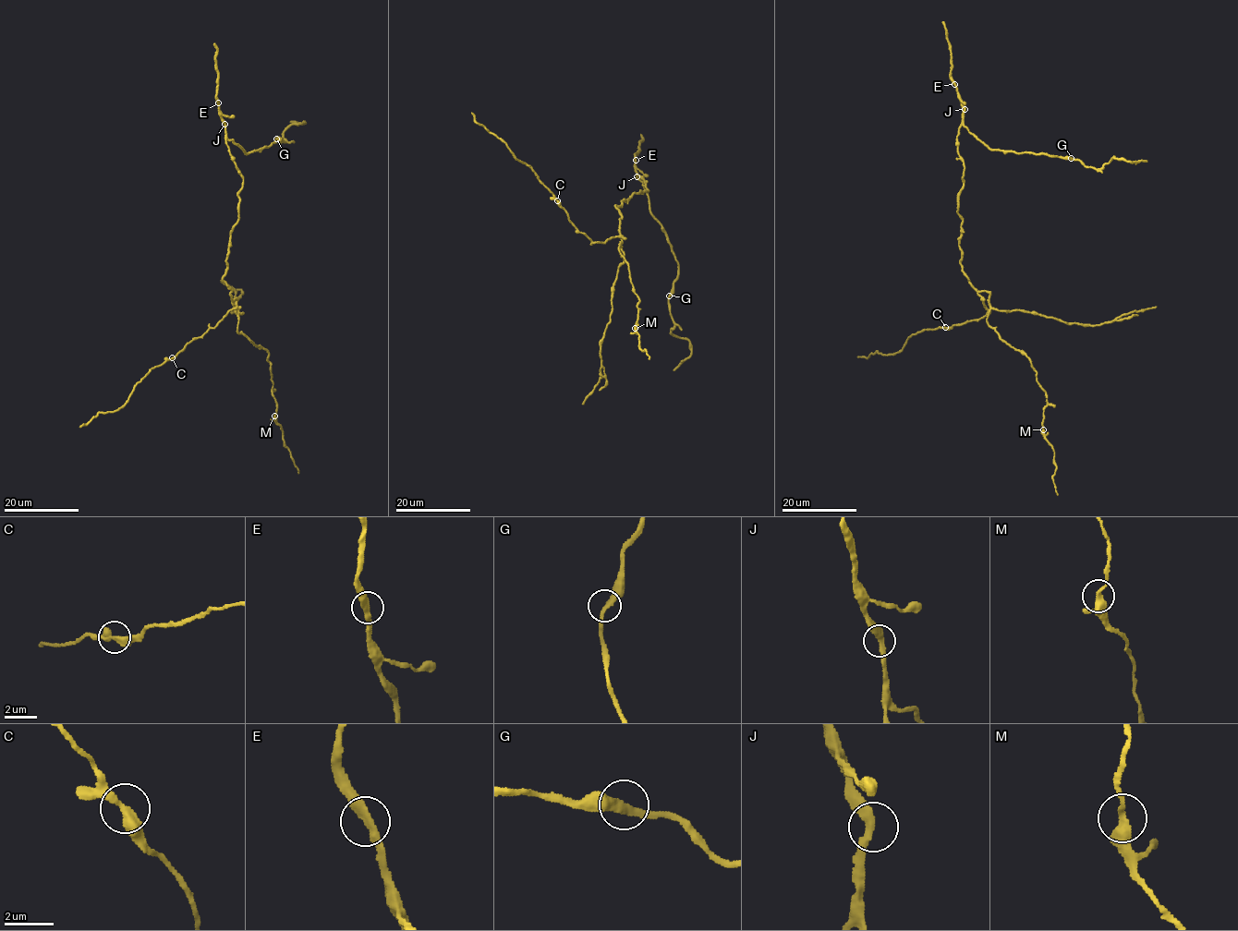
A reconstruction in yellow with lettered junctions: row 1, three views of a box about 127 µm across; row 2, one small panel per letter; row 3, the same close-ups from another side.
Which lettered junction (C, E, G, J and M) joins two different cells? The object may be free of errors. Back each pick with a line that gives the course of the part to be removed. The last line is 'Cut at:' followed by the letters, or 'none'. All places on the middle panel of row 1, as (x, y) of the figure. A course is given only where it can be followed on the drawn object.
Cut at: none

